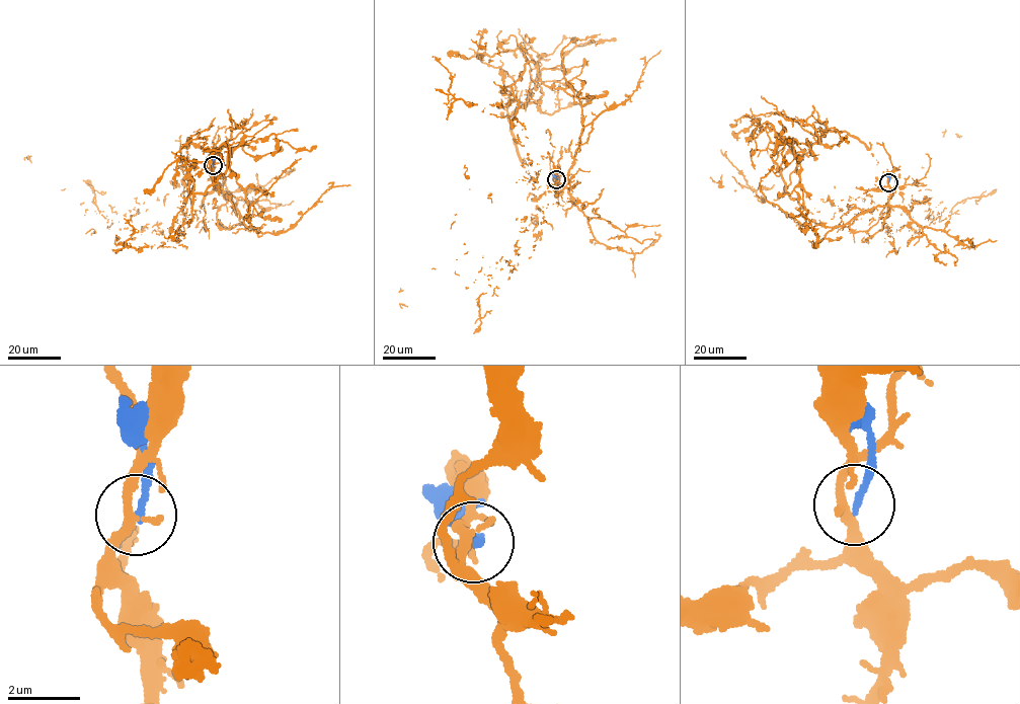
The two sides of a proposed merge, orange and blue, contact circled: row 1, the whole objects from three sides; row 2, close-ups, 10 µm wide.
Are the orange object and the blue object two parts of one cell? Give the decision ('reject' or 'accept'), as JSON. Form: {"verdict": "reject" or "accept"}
{"verdict": "reject"}

